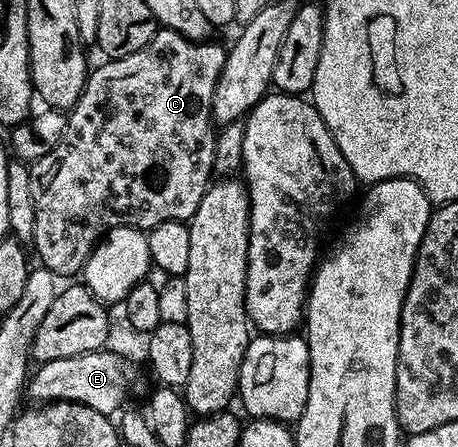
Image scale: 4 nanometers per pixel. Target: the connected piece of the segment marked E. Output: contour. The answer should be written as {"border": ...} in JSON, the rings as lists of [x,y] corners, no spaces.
{"border":[[[108,350],[82,353],[78,357],[58,357],[54,361],[39,364],[31,372],[26,384],[27,398],[32,398],[32,401],[40,405],[55,402],[81,403],[103,415],[115,416],[125,406],[124,398],[136,383],[136,367],[130,360]]]}

